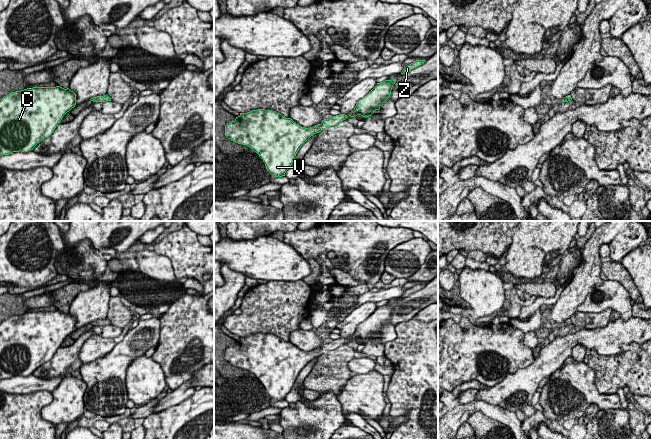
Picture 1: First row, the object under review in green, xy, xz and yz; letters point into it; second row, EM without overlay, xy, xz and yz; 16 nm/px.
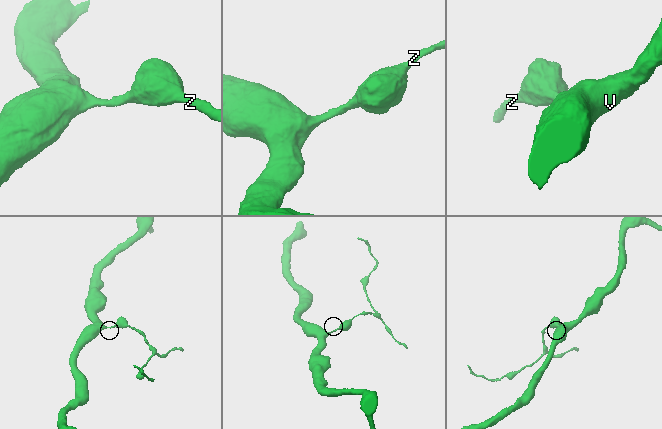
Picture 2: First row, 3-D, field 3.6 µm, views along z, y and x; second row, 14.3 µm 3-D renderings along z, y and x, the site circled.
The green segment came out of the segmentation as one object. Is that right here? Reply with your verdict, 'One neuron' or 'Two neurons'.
One neuron

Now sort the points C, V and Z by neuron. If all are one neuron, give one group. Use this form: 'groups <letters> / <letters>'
groups C V Z

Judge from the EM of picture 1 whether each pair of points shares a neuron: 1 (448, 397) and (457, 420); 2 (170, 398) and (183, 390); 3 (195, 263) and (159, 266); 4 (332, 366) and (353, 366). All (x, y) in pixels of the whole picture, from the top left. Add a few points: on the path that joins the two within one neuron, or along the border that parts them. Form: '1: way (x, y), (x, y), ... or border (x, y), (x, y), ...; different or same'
1: border (458, 403), (450, 410); different
2: way (173, 398), (180, 393); same
3: border (153, 251), (169, 259), (177, 279); different
4: border (354, 358), (347, 364), (349, 370); different

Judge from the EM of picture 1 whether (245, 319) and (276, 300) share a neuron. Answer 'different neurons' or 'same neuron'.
same neuron

